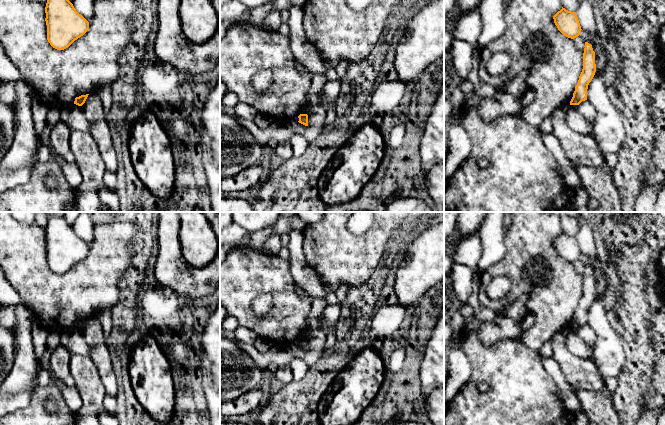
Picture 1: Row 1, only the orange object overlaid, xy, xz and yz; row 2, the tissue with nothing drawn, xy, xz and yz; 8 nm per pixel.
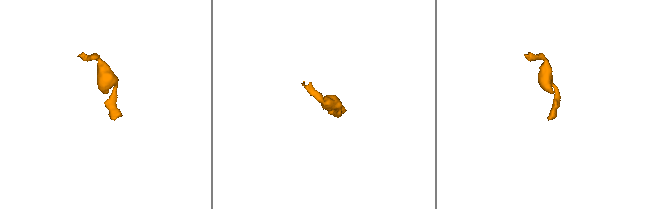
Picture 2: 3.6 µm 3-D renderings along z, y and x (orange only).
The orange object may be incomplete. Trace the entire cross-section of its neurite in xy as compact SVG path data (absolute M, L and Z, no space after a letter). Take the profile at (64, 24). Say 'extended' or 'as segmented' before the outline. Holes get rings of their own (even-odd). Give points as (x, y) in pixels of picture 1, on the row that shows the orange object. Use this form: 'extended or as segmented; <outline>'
as segmented; M47 0L45 13L47 40L57 50L68 48L75 40L89 30L89 22L76 11L69 0Z

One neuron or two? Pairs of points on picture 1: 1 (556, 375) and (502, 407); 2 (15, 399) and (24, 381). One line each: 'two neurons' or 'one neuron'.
1: two neurons
2: one neuron

